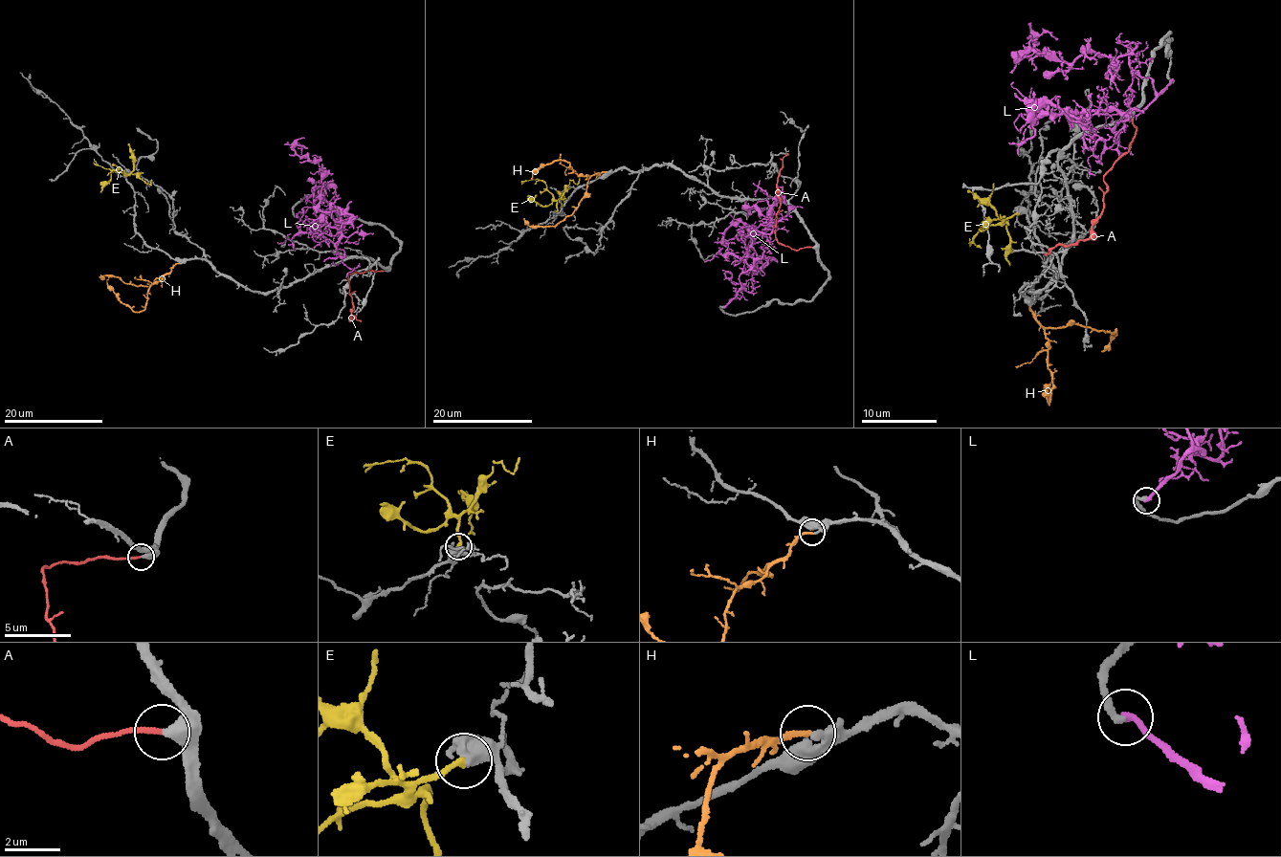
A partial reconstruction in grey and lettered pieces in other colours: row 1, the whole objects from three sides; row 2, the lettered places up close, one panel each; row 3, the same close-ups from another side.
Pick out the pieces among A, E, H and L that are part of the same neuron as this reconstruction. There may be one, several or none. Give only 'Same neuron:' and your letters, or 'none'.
Same neuron: A, H

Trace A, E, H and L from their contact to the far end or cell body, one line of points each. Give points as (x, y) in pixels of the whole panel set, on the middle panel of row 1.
A: (812, 247), (791, 250), (780, 245), (776, 236), (780, 204), (777, 179), (783, 158), (788, 152)
E: (557, 211), (553, 194), (541, 180), (522, 184)
H: (605, 171), (580, 176), (570, 164), (559, 160), (543, 165), (532, 178)
L: (723, 307), (744, 290), (741, 283), (750, 292), (753, 285), (757, 257), (740, 222), (725, 231), (733, 253)

